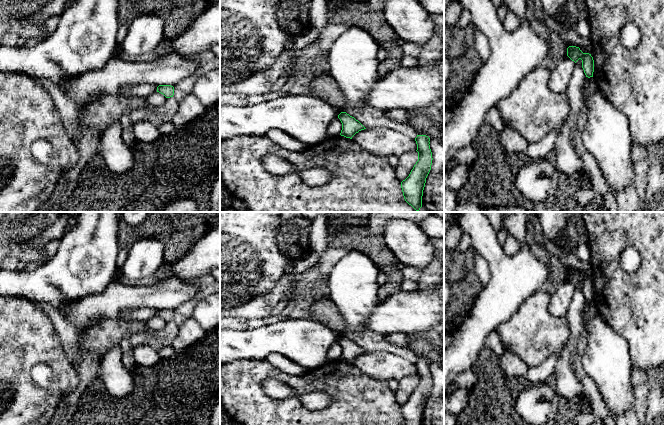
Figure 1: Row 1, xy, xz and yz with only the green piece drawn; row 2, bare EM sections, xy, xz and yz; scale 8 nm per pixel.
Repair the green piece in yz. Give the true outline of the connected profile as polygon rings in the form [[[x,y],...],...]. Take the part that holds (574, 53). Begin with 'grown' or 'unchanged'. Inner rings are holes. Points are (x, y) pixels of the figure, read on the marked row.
unchanged | [[[569,46],[567,48],[567,56],[574,61],[575,63],[581,59],[582,60],[582,68],[586,77],[593,77],[594,72],[594,60],[591,54],[583,53],[579,47]]]

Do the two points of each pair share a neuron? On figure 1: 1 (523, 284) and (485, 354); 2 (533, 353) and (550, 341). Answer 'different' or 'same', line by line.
1: different
2: same

